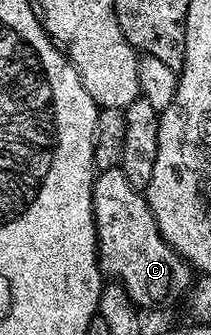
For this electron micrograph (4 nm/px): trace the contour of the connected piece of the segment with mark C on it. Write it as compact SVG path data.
M120 167L96 172L93 181L93 220L97 230L97 253L102 272L110 280L119 281L138 308L169 307L189 291L195 279L194 268L159 233L159 225L151 213L149 202L143 198L142 192L133 188L131 181L127 181Z

